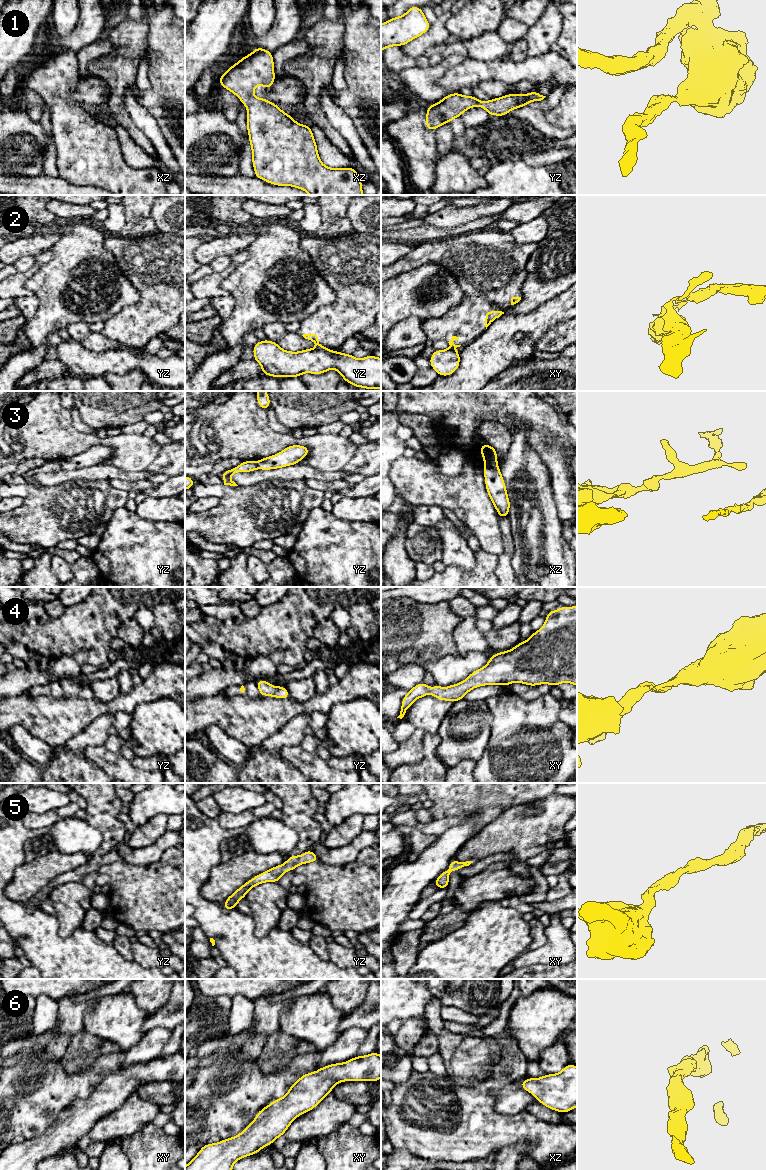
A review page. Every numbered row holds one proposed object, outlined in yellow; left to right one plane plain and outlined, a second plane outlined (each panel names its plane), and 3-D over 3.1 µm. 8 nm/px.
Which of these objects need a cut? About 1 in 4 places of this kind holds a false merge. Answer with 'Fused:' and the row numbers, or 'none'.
Fused: 2, 3

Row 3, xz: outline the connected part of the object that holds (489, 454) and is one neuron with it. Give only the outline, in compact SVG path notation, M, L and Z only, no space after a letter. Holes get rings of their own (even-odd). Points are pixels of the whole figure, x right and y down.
M485 443L479 447L479 451L482 453L483 462L485 465L497 463L497 451L491 445Z

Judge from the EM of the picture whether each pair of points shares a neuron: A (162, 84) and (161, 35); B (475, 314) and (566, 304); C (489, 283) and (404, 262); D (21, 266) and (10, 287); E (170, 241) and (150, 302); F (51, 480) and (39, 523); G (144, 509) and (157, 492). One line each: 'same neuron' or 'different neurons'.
A: same neuron
B: different neurons
C: same neuron
D: different neurons
E: same neuron
F: different neurons
G: different neurons

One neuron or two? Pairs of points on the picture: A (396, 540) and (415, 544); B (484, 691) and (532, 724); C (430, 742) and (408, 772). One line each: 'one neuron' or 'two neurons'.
A: two neurons
B: two neurons
C: one neuron

